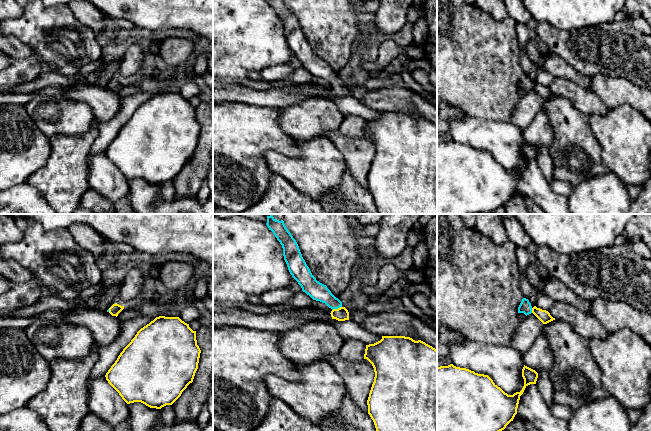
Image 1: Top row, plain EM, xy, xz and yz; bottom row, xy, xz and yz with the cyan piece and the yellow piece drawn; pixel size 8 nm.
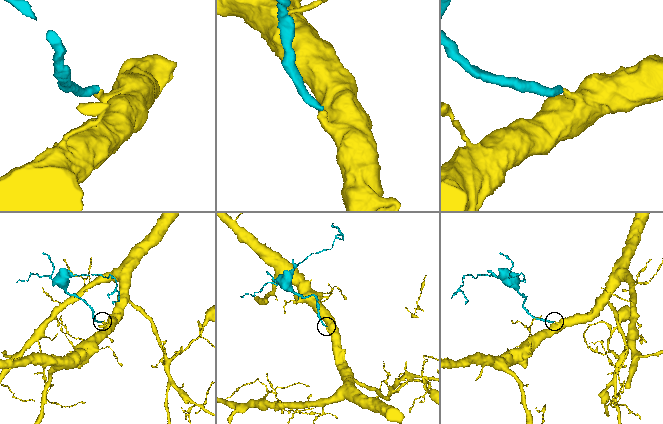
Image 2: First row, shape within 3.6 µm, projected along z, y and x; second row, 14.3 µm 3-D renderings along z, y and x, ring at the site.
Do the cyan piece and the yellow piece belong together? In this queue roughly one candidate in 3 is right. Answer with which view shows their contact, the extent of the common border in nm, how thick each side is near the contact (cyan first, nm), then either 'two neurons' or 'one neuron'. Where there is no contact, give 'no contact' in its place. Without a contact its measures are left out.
meets cyan in xz; contact 90 nm long; 150 nm thick on the cyan side, 110 nm on the other; one neuron

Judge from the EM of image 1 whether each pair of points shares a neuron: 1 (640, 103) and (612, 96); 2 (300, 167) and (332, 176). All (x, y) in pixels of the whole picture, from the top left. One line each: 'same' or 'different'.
1: same
2: same

